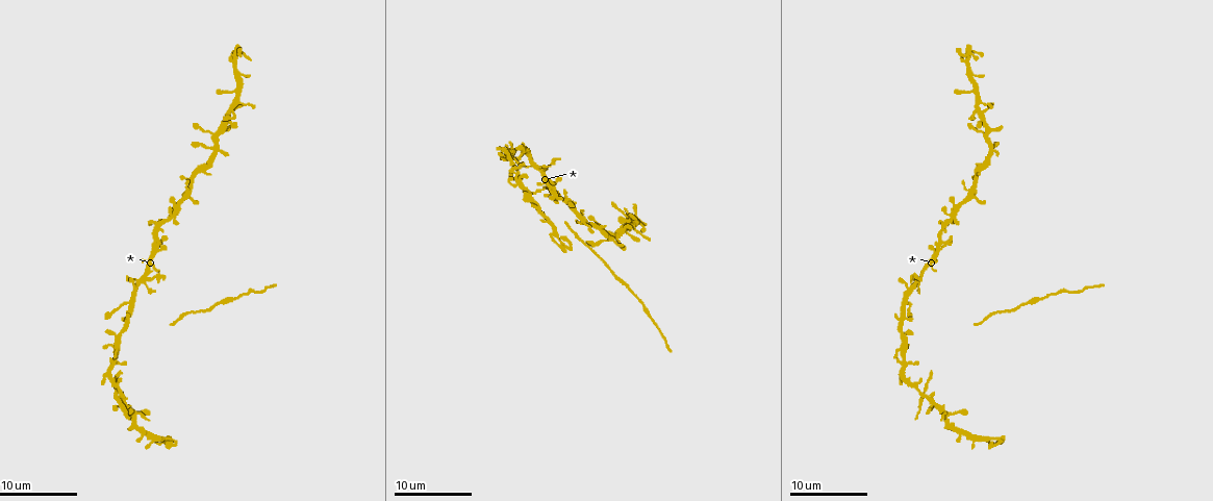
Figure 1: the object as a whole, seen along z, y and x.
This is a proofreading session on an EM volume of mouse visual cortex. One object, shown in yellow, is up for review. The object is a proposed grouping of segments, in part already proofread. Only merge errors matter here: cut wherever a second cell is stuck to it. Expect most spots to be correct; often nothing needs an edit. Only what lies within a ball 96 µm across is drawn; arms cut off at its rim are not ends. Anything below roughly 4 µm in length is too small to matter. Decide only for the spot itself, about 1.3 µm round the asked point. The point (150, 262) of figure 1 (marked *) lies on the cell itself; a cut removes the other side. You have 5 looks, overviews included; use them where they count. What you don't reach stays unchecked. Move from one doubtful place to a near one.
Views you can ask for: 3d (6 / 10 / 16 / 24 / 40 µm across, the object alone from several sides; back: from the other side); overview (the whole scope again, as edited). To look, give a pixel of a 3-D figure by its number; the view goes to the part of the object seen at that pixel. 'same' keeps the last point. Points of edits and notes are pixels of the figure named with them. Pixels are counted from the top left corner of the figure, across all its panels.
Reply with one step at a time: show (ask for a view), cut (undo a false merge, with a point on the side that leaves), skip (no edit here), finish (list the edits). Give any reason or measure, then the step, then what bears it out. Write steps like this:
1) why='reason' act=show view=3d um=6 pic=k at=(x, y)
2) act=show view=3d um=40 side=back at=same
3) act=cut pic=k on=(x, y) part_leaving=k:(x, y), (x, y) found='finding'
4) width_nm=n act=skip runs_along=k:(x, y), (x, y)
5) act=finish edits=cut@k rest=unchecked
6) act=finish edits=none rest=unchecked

why='calibre changes' act=show view=3d um=10 pic=1 at=(221, 302)

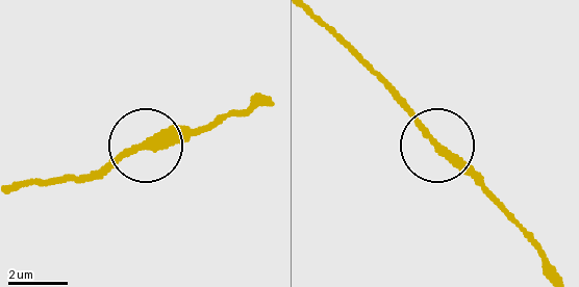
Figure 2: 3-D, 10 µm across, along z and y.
act=show view=3d um=6 pic=2 at=(143, 147)

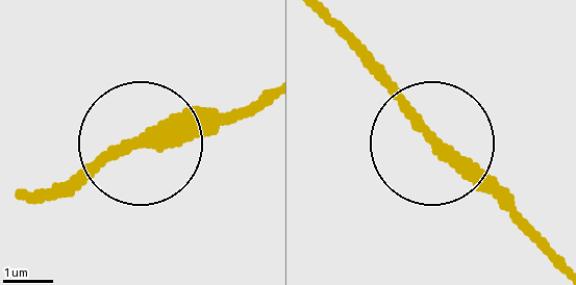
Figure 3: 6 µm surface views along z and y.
act=skip found='continuous, no second cell'

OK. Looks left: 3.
why='thin arm on a thick one' act=show view=3d um=6 pic=1 at=(946, 415)

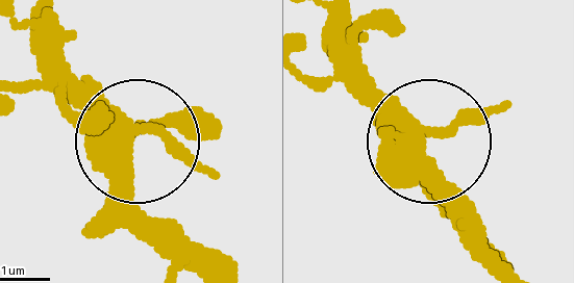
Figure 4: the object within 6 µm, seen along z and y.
width_nm=390 act=skip found='continuous, no second cell'

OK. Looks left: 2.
why='four arms meet' act=show view=3d um=16 pic=1 at=(116, 396)

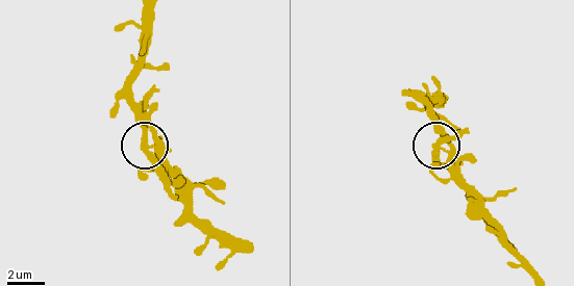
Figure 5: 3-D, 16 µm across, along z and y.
arms=4 act=cut pic=5 on=(432, 151) found='two cells meet here'

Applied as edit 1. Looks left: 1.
act=finish edits=cut@5 rest=unchecked

